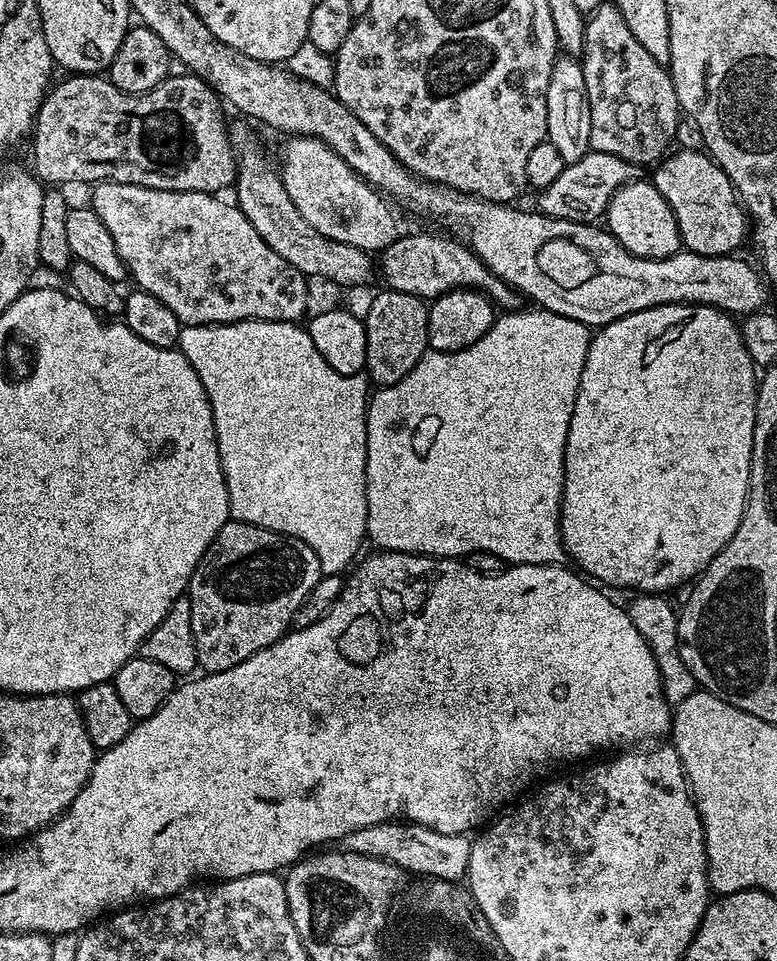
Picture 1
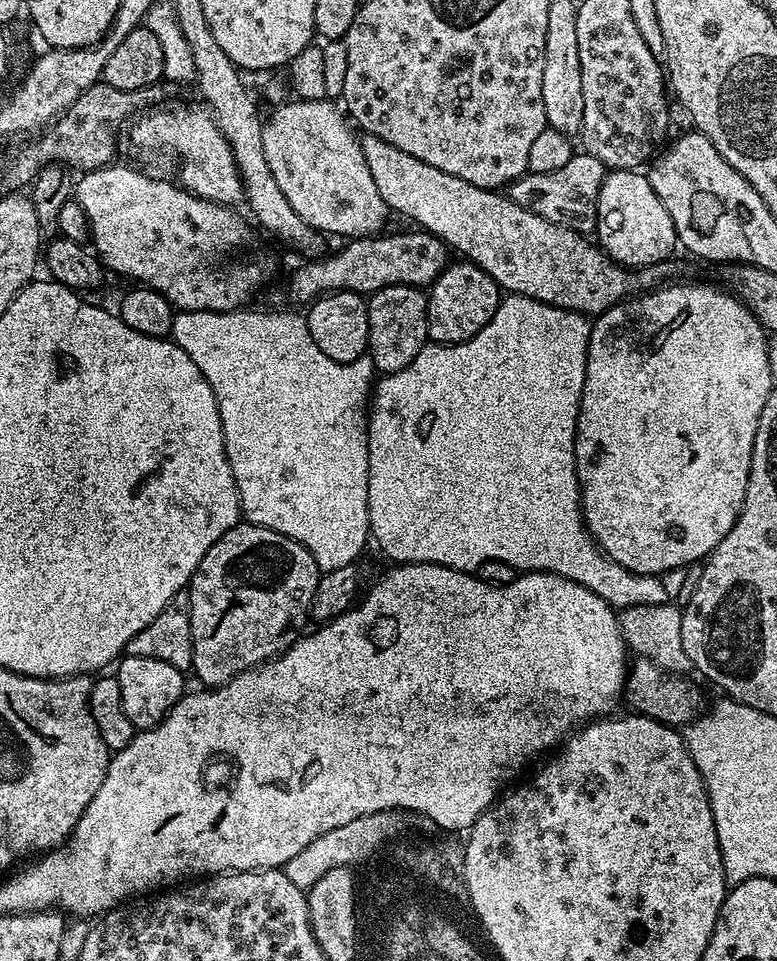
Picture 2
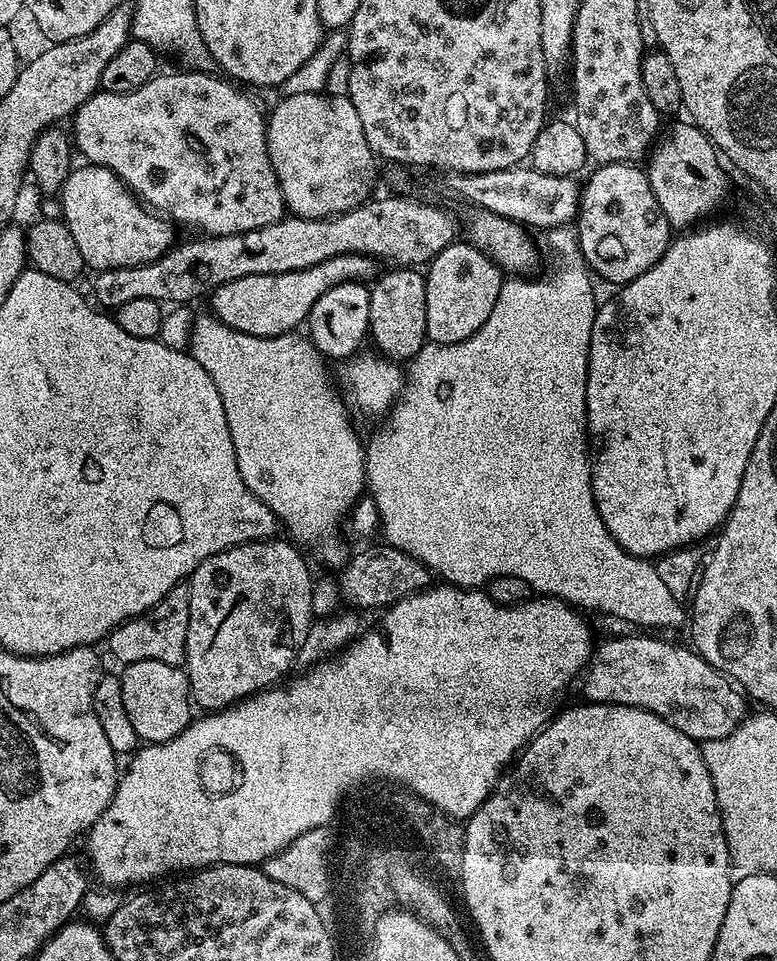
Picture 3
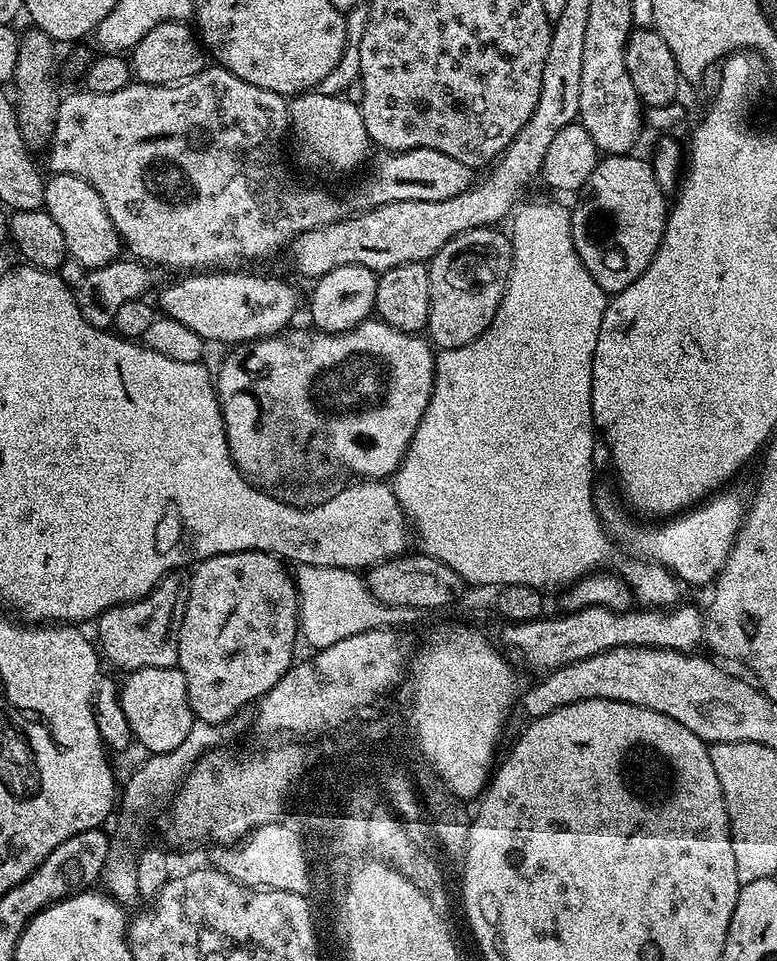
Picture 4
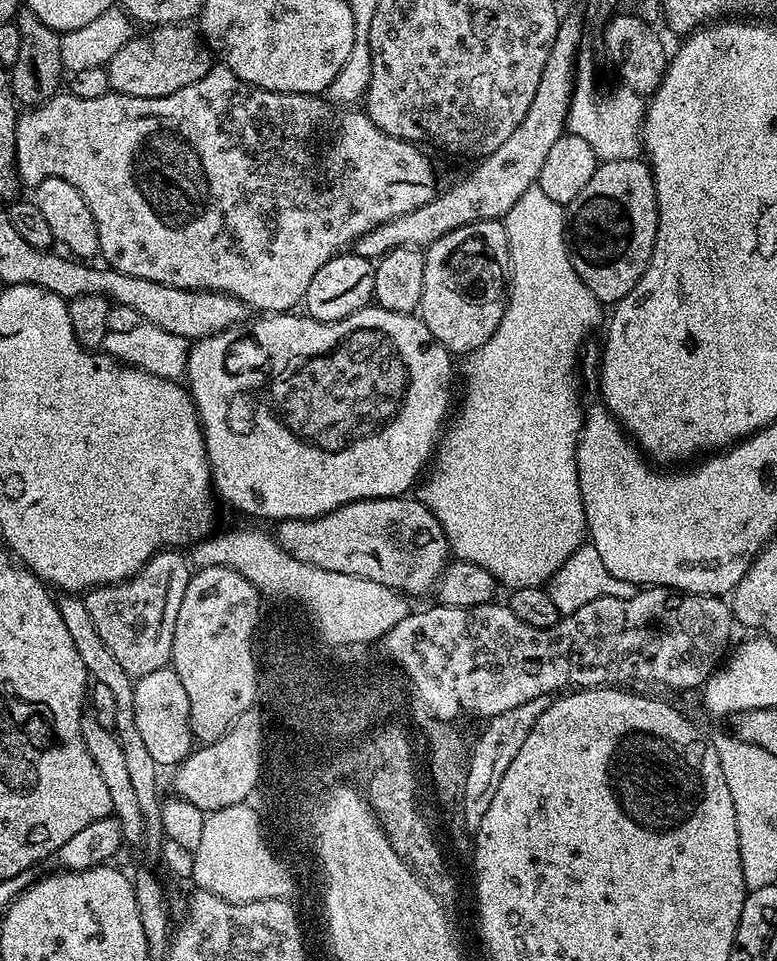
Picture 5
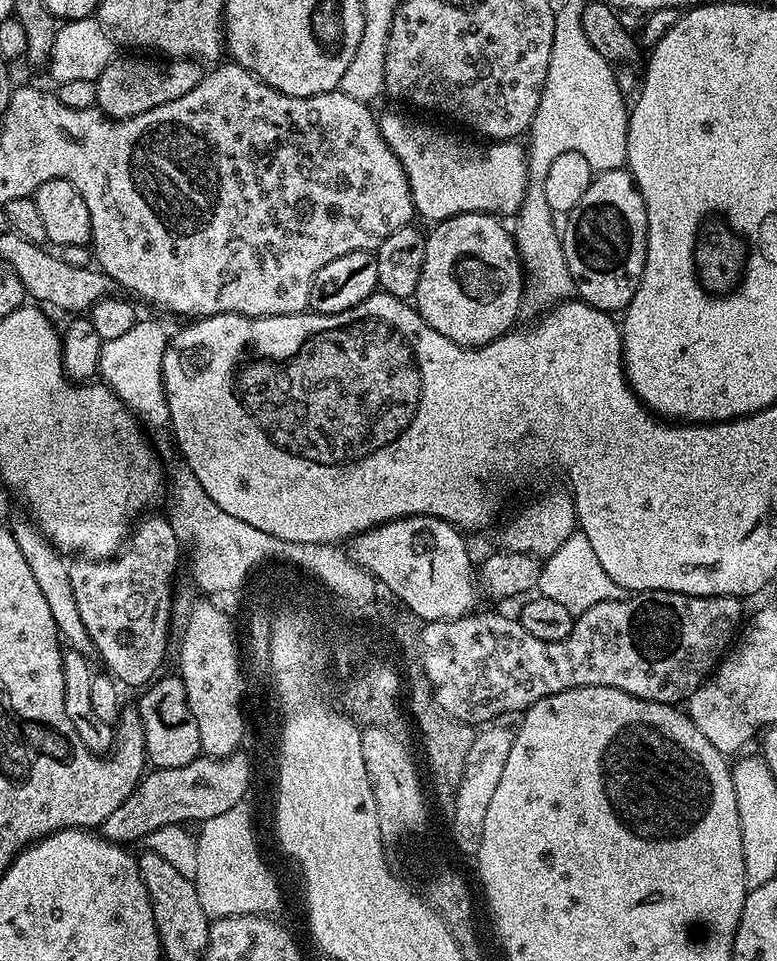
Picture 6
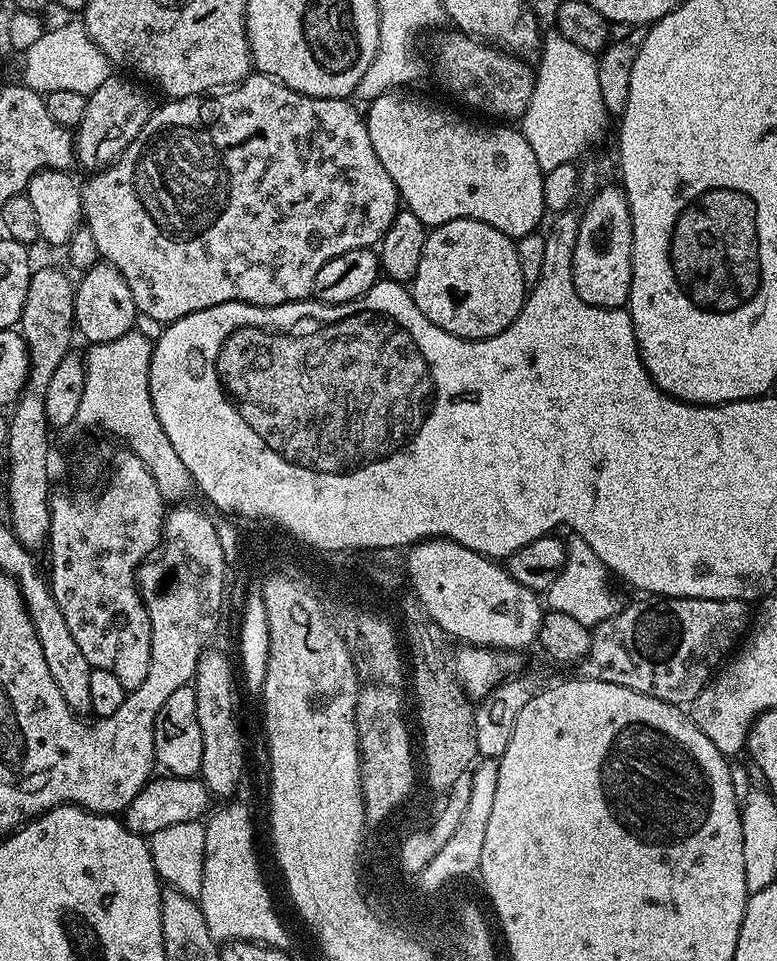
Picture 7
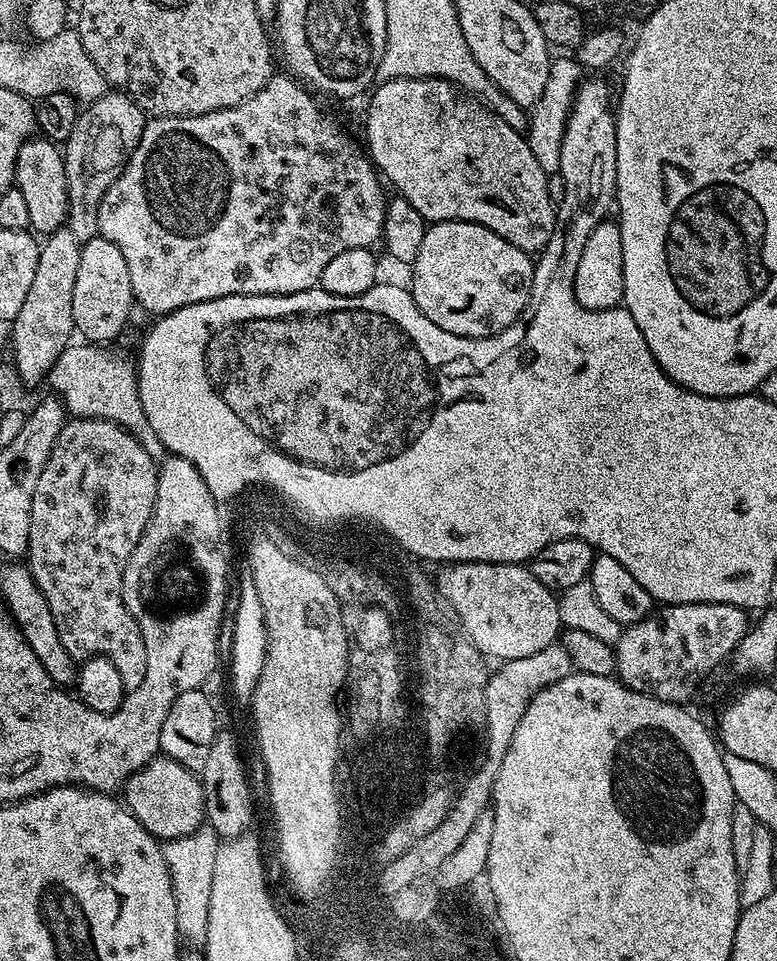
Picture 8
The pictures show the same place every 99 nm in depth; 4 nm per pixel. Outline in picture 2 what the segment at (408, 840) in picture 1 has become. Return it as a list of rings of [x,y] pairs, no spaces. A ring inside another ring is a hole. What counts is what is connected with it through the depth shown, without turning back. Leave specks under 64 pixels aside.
[[[388,809],[376,811],[374,814],[362,815],[360,818],[348,822],[345,826],[335,827],[326,834],[319,835],[314,842],[306,846],[305,850],[296,854],[294,858],[284,865],[285,872],[290,882],[302,889],[312,888],[314,882],[332,869],[355,868],[358,864],[370,861],[388,842],[406,833],[408,830],[426,832],[433,827],[433,822],[428,816],[420,815],[414,811],[404,809]]]

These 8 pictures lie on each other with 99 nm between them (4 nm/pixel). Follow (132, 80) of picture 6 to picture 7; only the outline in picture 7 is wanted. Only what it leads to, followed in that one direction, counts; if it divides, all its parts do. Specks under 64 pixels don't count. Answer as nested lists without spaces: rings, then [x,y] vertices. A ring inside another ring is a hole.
[[[108,76],[98,90],[89,93],[85,117],[76,129],[74,156],[77,163],[81,163],[90,172],[102,170],[118,160],[154,111],[142,87],[118,76]]]

